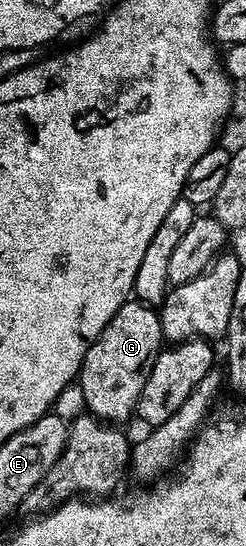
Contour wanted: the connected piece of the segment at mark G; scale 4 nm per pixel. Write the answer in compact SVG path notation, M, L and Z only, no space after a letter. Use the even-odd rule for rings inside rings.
M128 301L104 325L100 337L88 349L88 353L82 362L82 369L78 373L77 384L84 393L86 411L94 418L103 420L111 425L122 425L129 415L137 412L140 393L144 390L144 381L148 381L148 373L152 373L152 365L156 357L164 350L164 340L162 338L162 326L158 311L149 303Z

